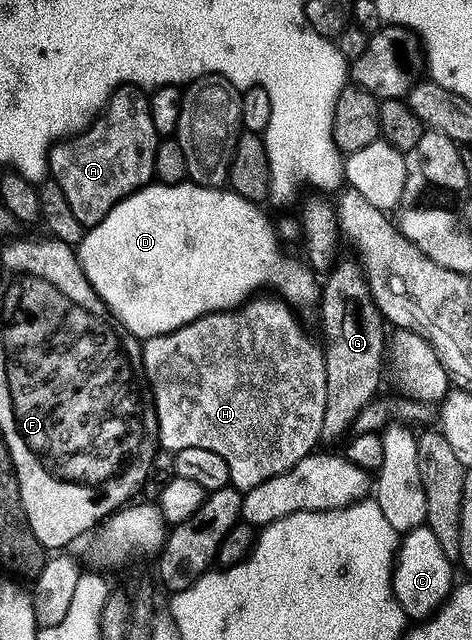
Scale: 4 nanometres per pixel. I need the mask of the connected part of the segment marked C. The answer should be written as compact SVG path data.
M421 527L403 534L392 567L392 593L402 607L405 618L423 623L444 604L454 588L452 565L453 558L448 557L446 551L442 551L442 543L438 543L434 531Z

